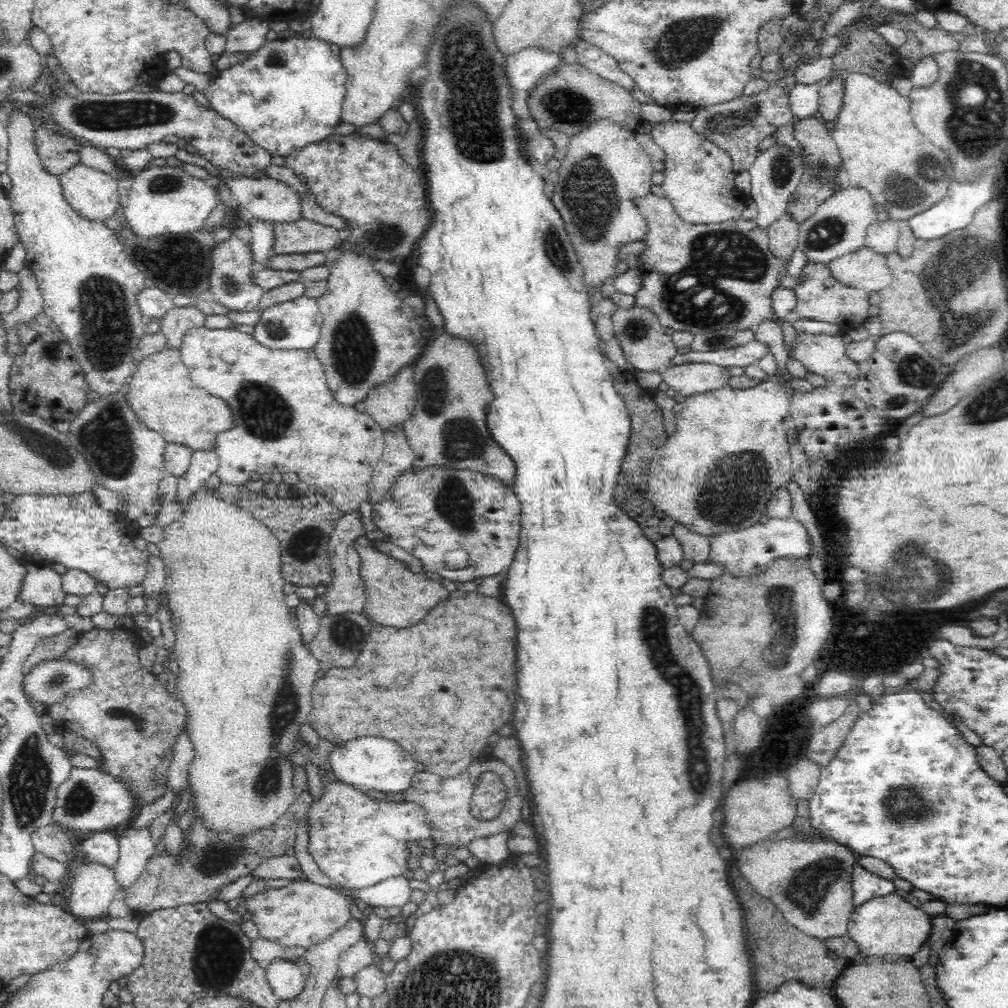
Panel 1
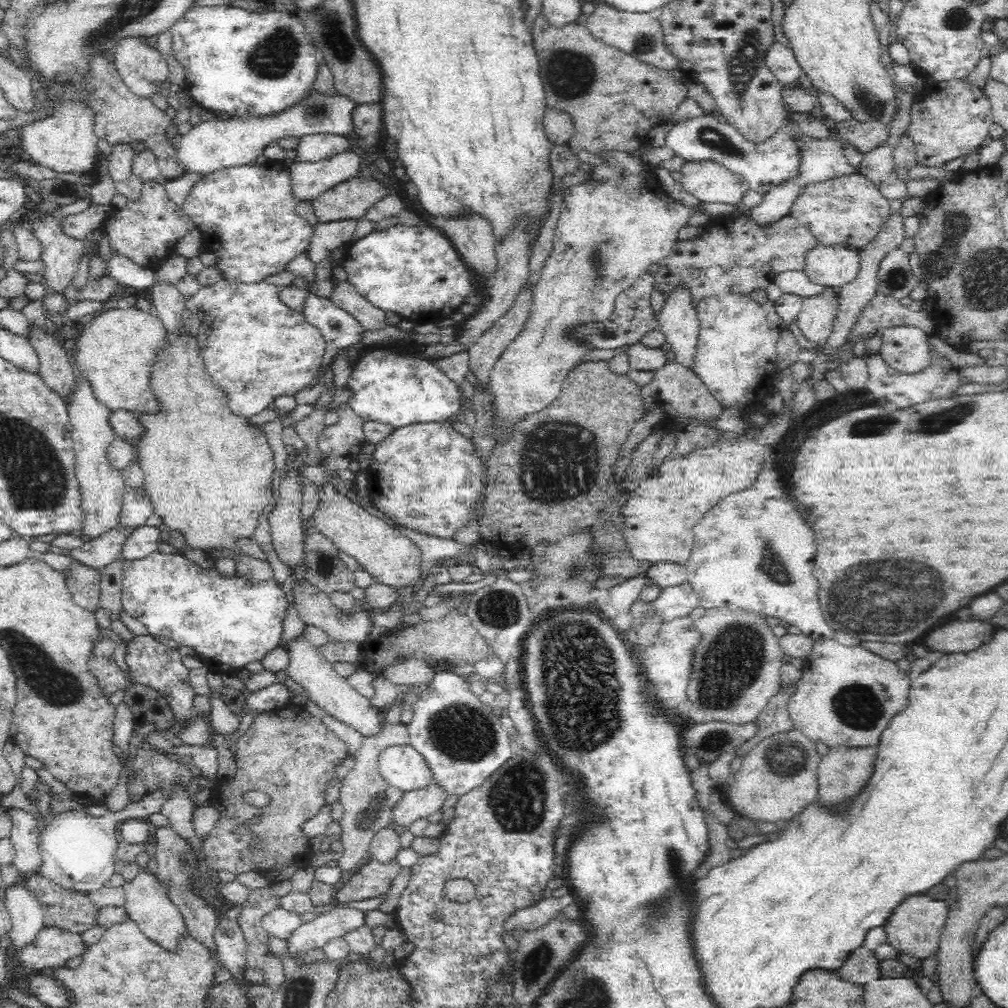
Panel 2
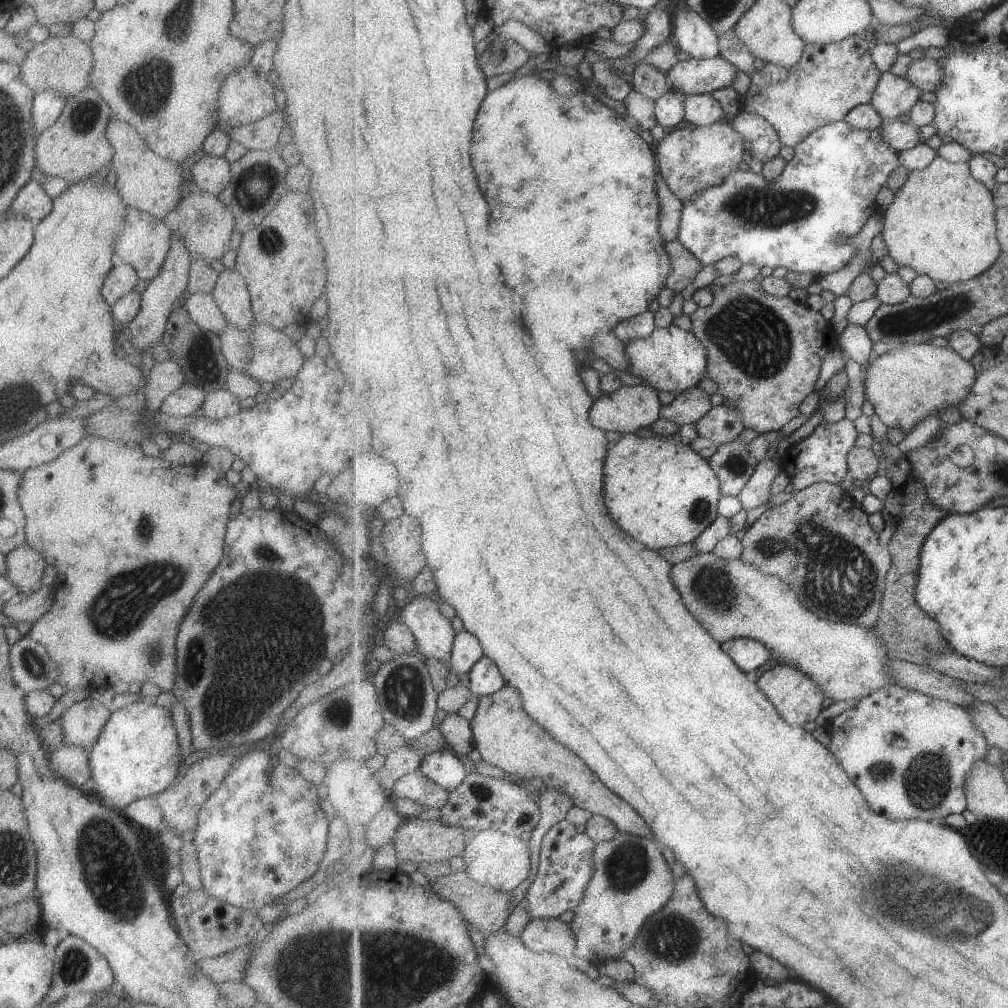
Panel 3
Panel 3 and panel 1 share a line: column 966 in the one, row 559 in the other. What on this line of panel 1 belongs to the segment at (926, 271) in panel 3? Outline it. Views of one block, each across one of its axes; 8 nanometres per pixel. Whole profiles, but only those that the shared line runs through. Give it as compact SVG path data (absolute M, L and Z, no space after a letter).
M200 486L190 496L190 500L180 506L182 516L176 522L170 522L164 526L164 538L158 542L160 558L165 565L165 584L160 595L163 596L161 604L170 616L174 624L176 644L174 652L179 666L176 680L176 698L182 702L187 712L185 724L188 725L188 733L193 744L194 758L189 768L187 783L192 792L192 800L196 816L204 819L204 825L210 829L230 830L236 834L249 833L261 828L269 827L276 822L293 803L295 792L293 791L292 763L288 756L296 752L300 738L300 726L306 724L311 711L310 689L314 681L321 674L319 660L312 655L309 645L303 640L301 631L291 619L292 609L284 603L285 594L282 591L285 580L282 578L281 547L279 540L272 532L249 512L234 502L223 500L218 490L210 490L208 486Z

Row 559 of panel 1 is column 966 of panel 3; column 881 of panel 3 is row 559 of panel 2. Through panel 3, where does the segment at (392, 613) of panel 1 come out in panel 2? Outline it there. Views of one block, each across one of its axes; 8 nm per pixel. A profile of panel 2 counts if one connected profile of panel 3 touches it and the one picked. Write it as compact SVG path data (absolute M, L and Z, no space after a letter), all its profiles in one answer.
M331 478L324 484L324 488L318 490L320 504L311 519L318 532L330 539L340 552L356 559L358 565L362 565L362 569L370 573L378 583L396 588L415 588L422 583L424 573L418 569L421 551L407 536L390 528L374 514L366 512L361 505L338 494Z

